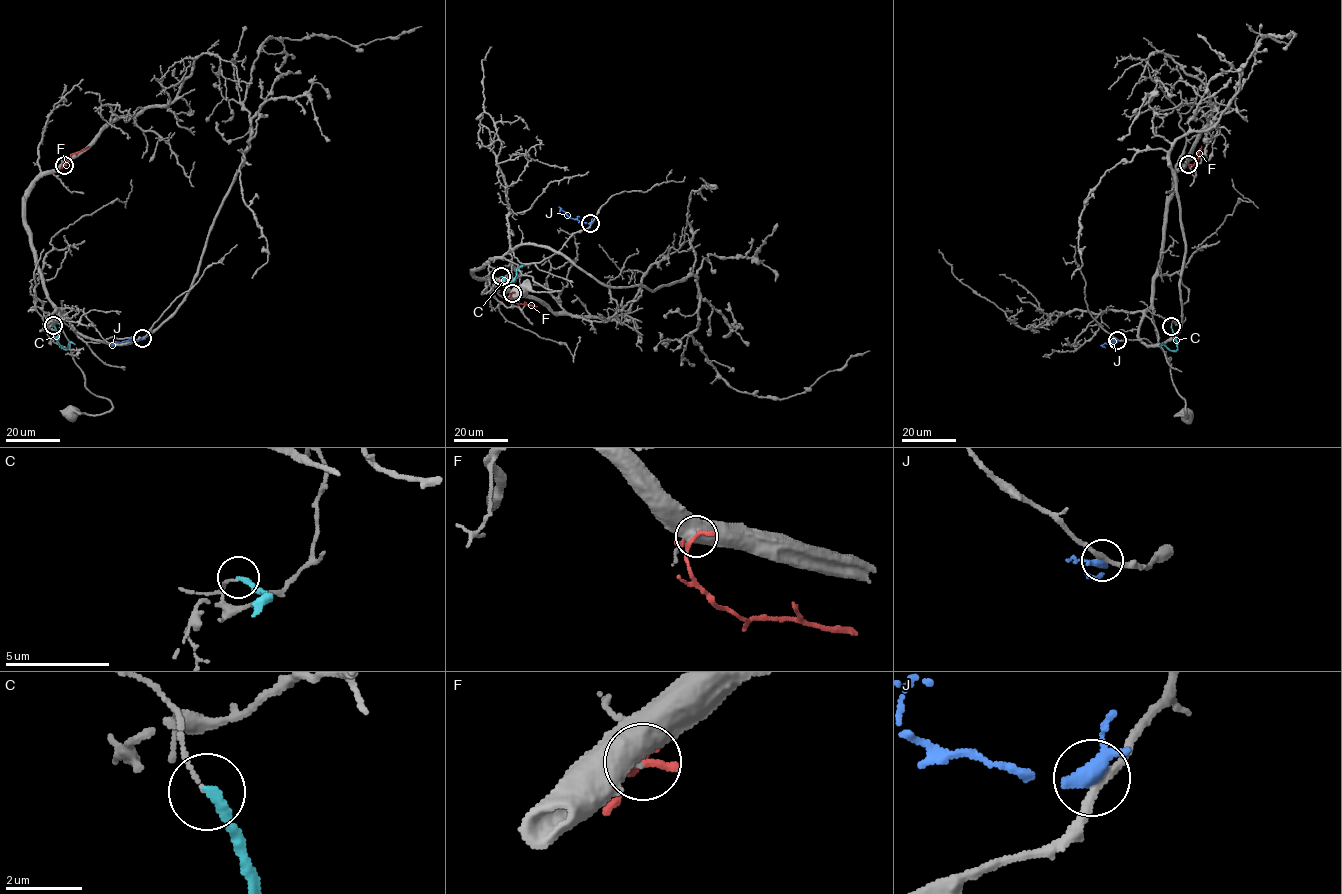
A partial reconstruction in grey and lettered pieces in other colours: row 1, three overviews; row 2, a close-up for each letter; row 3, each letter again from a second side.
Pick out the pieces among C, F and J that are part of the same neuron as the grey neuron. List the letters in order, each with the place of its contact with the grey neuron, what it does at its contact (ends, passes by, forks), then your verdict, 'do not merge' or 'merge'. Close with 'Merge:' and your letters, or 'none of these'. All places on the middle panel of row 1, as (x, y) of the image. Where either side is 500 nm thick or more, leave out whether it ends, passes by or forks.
C: (501, 276) | it ends | do not merge
F: (512, 293) | do not merge
J: (590, 223) | it ends | do not merge
Merge: none of these

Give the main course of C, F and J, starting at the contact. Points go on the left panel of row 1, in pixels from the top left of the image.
C: (53, 325), (62, 347), (66, 349), (70, 341), (75, 344)
F: (64, 165), (71, 155), (89, 147)
J: (142, 338), (114, 342), (111, 346)

